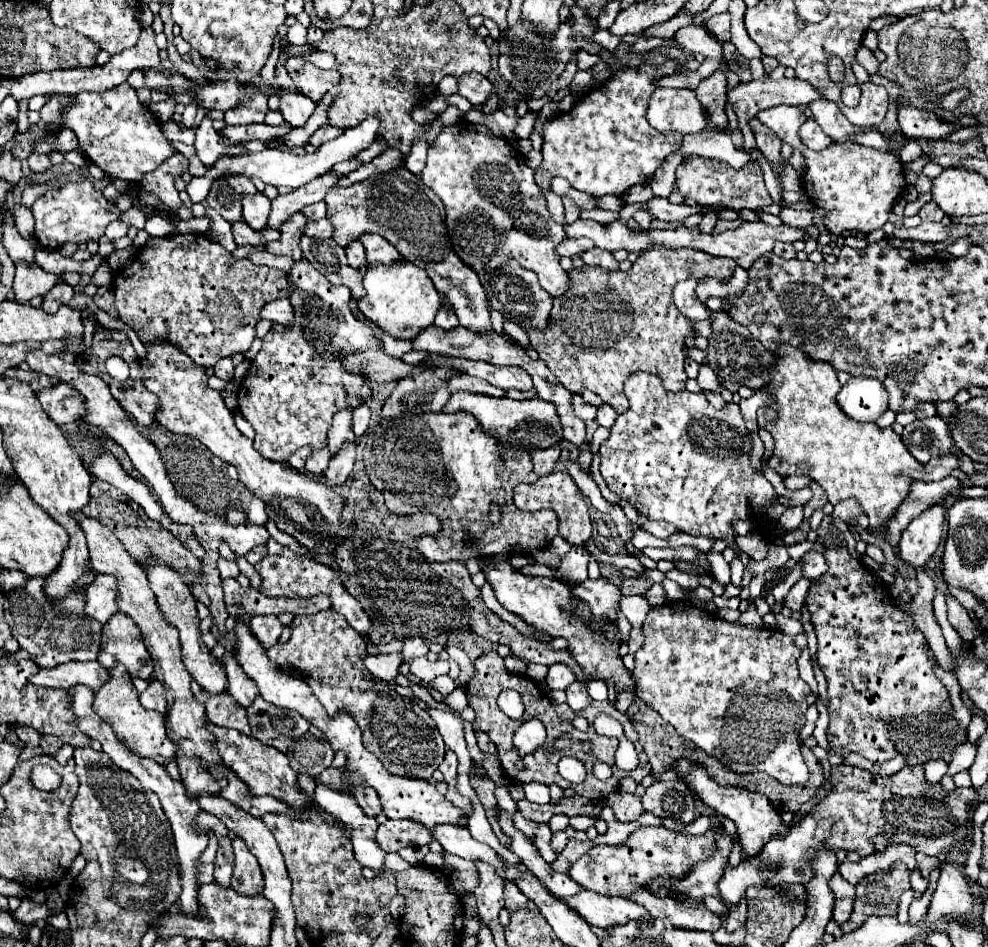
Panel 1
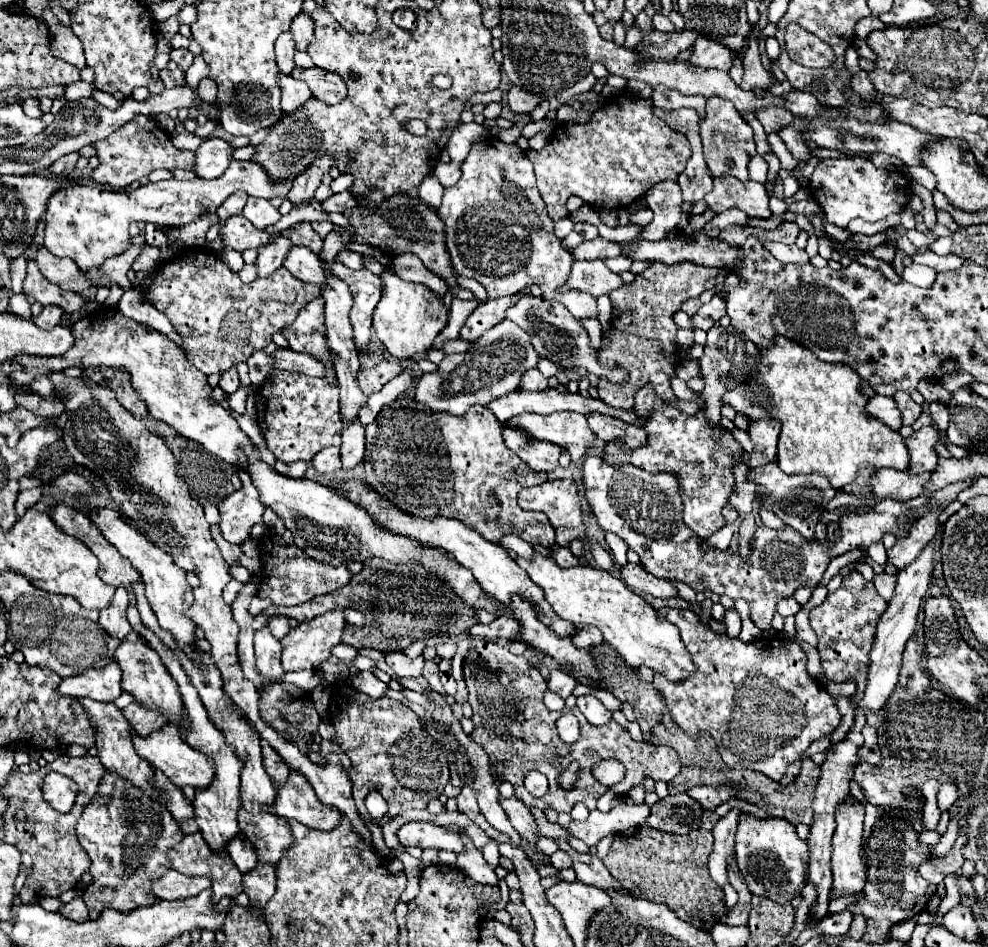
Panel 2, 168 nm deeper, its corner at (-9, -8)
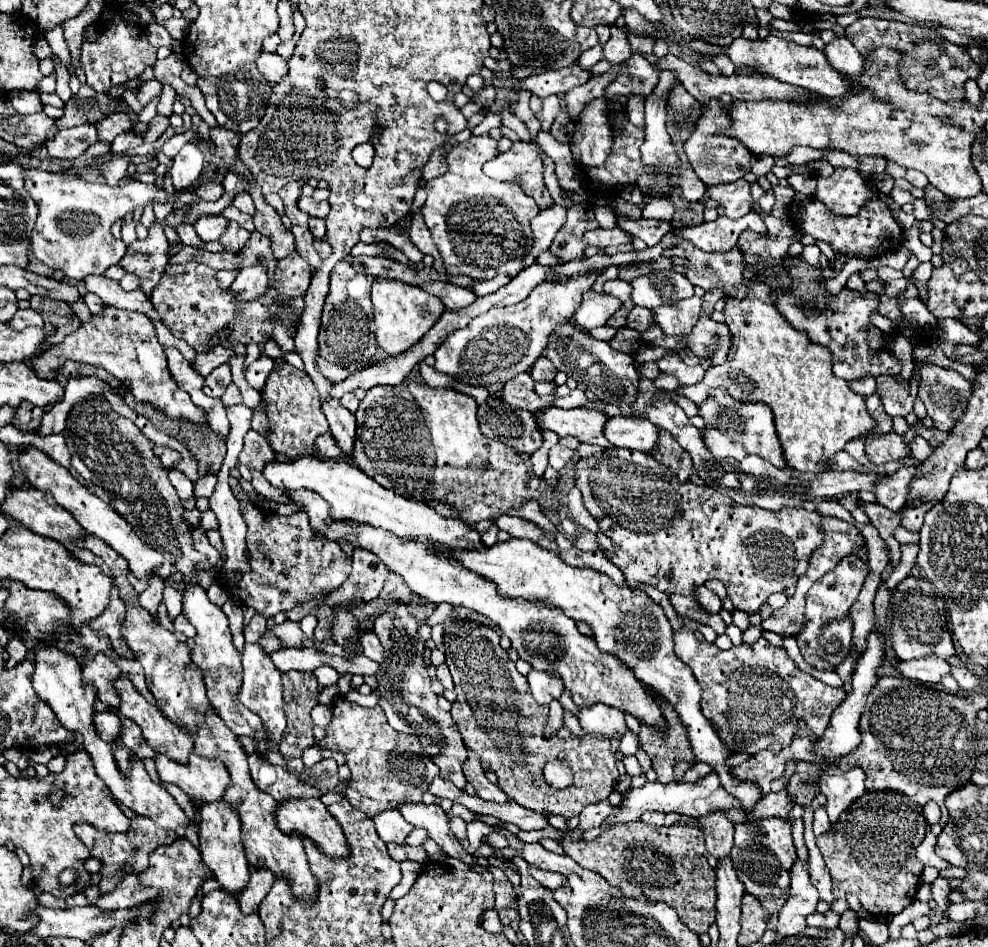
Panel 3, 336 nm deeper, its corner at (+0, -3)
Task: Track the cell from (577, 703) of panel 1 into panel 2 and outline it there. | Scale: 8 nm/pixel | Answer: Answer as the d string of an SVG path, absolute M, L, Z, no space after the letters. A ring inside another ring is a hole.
M592 695L578 697L576 705L584 713L584 717L588 719L588 723L592 723L592 725L602 725L602 723L608 723L612 719L612 713L596 697L592 697Z

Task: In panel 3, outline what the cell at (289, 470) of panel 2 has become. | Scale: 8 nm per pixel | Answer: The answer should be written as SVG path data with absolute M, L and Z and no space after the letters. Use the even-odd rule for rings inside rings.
M249 430L245 436L243 452L239 454L239 464L261 472L265 468L265 462L273 462L273 458L275 452L269 446L267 438L261 438L261 434L257 434L255 430Z

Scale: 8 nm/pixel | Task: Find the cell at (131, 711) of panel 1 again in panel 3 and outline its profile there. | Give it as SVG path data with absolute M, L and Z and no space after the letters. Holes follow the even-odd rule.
M191 752L189 766L177 766L177 762L167 762L157 754L157 772L163 784L179 786L195 802L217 802L225 796L231 784L229 772L219 760L203 758Z

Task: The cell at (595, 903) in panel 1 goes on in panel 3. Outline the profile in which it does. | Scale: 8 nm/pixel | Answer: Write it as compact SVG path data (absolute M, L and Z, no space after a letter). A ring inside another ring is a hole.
M531 866L531 874L533 874L533 878L535 878L537 882L541 882L541 884L543 884L545 888L549 888L551 892L557 890L557 888L561 888L561 886L565 884L565 878L563 878L561 874L557 874L557 872L545 872L545 870L537 868L537 866Z

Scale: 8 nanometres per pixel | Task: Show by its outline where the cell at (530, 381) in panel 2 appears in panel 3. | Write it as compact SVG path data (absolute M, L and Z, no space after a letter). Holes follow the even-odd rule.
M541 356L541 358L533 364L531 376L533 376L535 382L553 382L555 374L557 374L557 368L553 366L553 362L551 362L549 358L543 358L543 356Z

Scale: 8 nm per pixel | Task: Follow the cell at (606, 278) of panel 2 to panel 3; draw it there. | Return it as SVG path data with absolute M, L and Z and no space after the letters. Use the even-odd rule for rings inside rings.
M593 274L591 276L575 276L575 278L571 278L565 284L541 282L541 284L537 284L533 288L533 292L525 300L521 300L521 302L517 302L513 306L493 308L493 310L473 318L473 322L469 322L463 330L453 332L437 348L437 352L435 352L435 370L451 374L451 376L455 376L461 382L471 384L471 386L487 386L487 384L493 384L493 382L507 382L507 380L511 380L515 374L525 372L541 356L541 352L547 346L549 336L553 334L553 330L559 324L565 324L567 320L571 320L573 312L581 306L583 292L587 292L593 286L593 282L595 282Z

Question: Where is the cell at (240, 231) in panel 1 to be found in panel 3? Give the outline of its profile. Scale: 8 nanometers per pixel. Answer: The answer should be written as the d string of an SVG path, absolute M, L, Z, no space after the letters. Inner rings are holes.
M201 216L201 218L197 218L197 222L193 222L193 228L201 240L211 242L223 234L227 224L229 222L223 216Z

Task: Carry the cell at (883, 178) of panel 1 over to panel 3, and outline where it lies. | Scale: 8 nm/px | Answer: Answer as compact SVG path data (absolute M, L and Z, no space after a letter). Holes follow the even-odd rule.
M837 168L833 172L833 176L829 178L817 178L819 186L817 186L817 192L815 196L833 212L833 214L845 214L845 216L853 216L859 212L859 208L865 204L865 198L873 198L877 196L865 182L863 178L859 176L857 170L851 170L851 168Z

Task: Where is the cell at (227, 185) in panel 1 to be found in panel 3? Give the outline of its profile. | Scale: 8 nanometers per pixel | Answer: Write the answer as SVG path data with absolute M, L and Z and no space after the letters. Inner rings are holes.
M205 182L203 186L199 186L199 188L195 190L195 194L197 194L201 200L209 200L209 202L219 200L221 192L223 192L223 188L221 188L221 184L217 184L217 182Z

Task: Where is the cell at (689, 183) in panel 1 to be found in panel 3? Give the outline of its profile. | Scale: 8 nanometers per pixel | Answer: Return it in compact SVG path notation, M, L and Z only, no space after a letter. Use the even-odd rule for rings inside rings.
M737 180L731 184L713 186L707 190L713 200L719 202L719 206L725 208L725 216L737 220L751 212L751 194L749 194L749 182Z

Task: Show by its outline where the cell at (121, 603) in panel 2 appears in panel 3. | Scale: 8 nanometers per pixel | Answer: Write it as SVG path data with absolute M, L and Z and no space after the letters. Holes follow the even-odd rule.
M111 590L111 604L107 606L107 610L93 618L89 622L89 628L91 630L101 630L109 636L111 640L111 646L113 650L123 656L123 658L133 658L133 652L129 650L129 646L125 646L125 640L121 638L121 626L123 626L123 620L125 620L125 604L121 602L117 590Z

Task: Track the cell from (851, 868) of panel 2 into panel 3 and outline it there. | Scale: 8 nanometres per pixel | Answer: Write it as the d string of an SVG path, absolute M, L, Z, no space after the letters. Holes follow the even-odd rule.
M829 766L821 774L821 792L827 796L825 810L831 818L831 826L839 820L839 816L853 804L853 798L865 792L865 772L855 766L847 772L839 770L837 766Z

